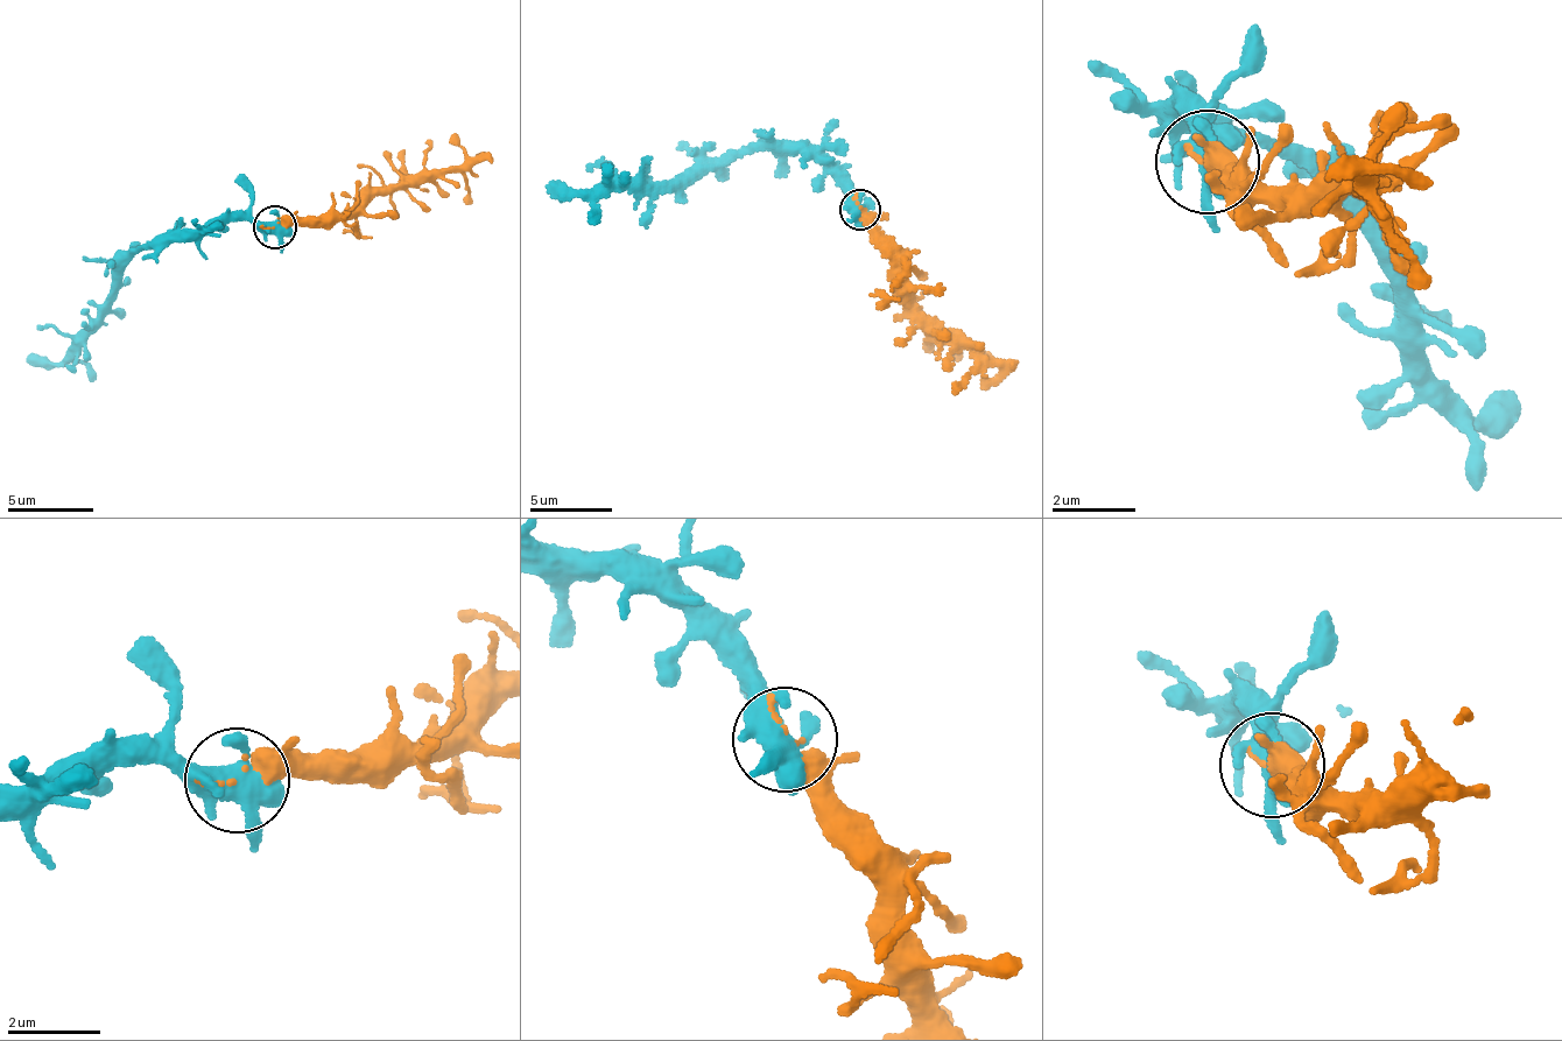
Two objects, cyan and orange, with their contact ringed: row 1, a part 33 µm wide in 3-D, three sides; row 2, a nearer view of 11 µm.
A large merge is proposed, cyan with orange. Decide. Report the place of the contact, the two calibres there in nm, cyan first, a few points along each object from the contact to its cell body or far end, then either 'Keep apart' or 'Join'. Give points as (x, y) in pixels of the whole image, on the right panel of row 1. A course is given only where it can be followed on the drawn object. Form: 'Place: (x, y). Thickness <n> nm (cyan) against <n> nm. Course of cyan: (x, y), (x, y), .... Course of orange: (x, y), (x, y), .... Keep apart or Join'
Place: (1208, 162). Thickness 440 nm (cyan) against 220 nm. Course of cyan: (1208, 166), (1190, 106), (1182, 128), (1226, 110), (1371, 236), (1398, 323), (1470, 423), (1497, 412), (1517, 388). Course of orange: (1200, 164), (1238, 163), (1273, 196), (1338, 210), (1351, 185), (1343, 190), (1366, 167), (1432, 184). Join

